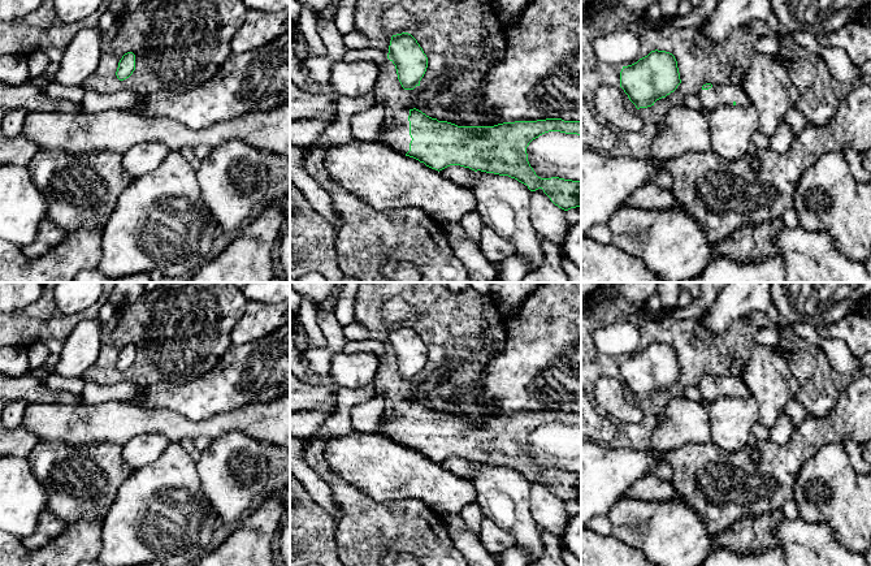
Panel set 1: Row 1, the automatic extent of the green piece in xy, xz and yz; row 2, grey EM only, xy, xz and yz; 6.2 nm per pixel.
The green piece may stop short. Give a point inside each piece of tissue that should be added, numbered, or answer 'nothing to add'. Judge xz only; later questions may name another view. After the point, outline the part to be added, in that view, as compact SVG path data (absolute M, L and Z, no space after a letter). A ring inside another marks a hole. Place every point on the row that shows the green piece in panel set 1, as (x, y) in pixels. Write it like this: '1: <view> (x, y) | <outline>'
1: xz (397, 134) | M410 109L399 111L394 115L394 121L380 128L377 142L390 146L393 150L406 155L412 141L410 135Z

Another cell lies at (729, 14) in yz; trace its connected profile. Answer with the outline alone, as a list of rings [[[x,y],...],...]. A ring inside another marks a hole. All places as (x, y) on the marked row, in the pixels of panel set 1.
[[[719,0],[715,10],[702,25],[701,33],[711,43],[718,43],[753,20],[763,20],[774,34],[780,26],[772,13],[771,0]]]

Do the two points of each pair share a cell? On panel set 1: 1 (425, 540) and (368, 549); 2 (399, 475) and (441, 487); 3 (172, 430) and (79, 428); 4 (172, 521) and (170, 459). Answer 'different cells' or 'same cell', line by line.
1: same cell
2: same cell
3: same cell
4: same cell

